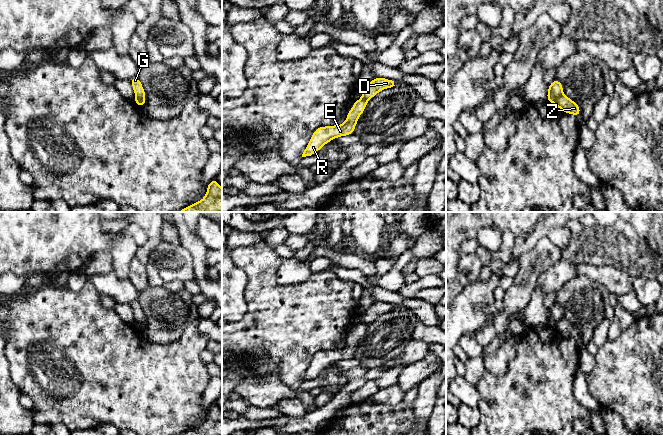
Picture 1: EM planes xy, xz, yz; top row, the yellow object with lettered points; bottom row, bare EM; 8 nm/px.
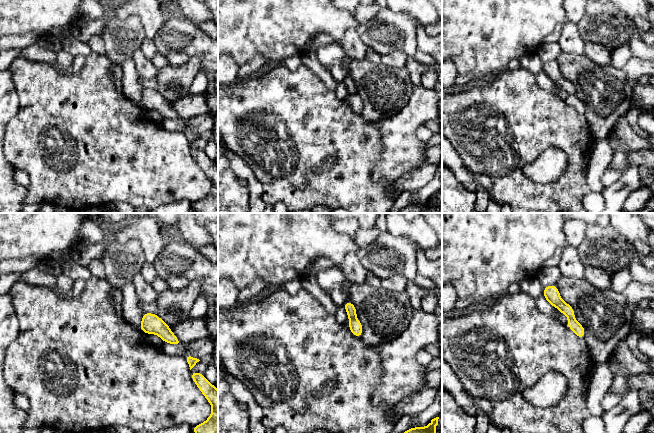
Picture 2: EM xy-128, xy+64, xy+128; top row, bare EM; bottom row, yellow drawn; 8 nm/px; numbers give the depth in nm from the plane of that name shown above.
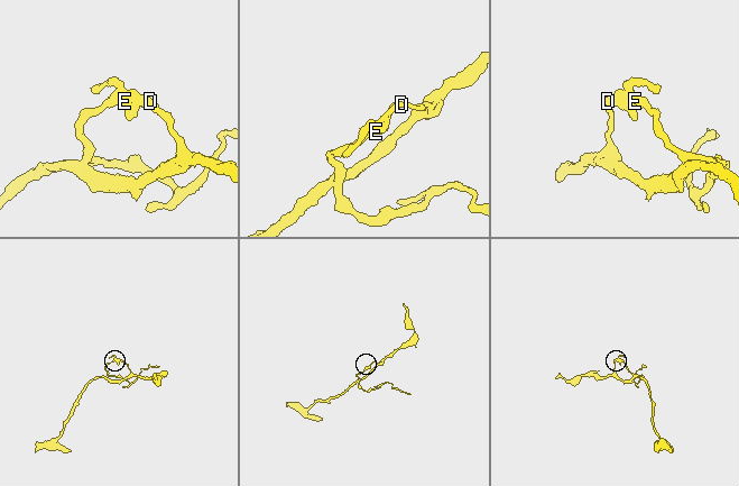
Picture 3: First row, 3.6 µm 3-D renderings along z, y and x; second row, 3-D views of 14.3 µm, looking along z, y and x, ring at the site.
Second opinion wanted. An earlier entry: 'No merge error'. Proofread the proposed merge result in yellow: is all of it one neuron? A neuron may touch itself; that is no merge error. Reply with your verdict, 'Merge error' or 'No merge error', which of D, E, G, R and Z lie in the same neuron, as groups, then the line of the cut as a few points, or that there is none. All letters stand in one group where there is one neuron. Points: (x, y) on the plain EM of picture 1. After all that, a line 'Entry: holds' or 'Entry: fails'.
Merge error. Groups: D G / E R Z. Split along xy (136, 319), (144, 329)
Entry: fails

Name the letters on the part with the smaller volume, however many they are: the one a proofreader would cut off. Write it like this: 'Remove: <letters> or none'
Remove: E, R, Z

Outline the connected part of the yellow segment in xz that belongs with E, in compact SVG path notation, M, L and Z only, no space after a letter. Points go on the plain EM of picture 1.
M358 323L353 327L352 333L347 337L346 345L342 349L322 350L315 353L306 370L302 381L316 378L323 369L341 360L352 359L360 339L365 335L367 325Z

